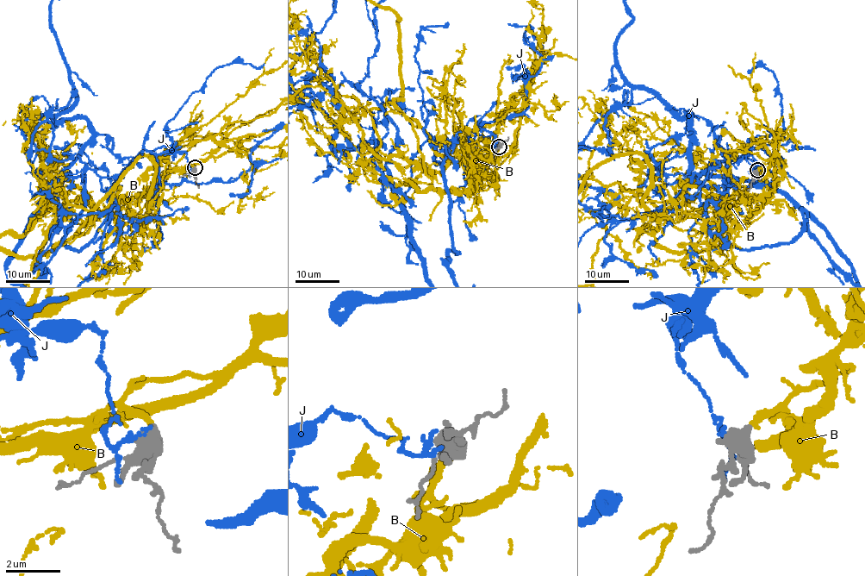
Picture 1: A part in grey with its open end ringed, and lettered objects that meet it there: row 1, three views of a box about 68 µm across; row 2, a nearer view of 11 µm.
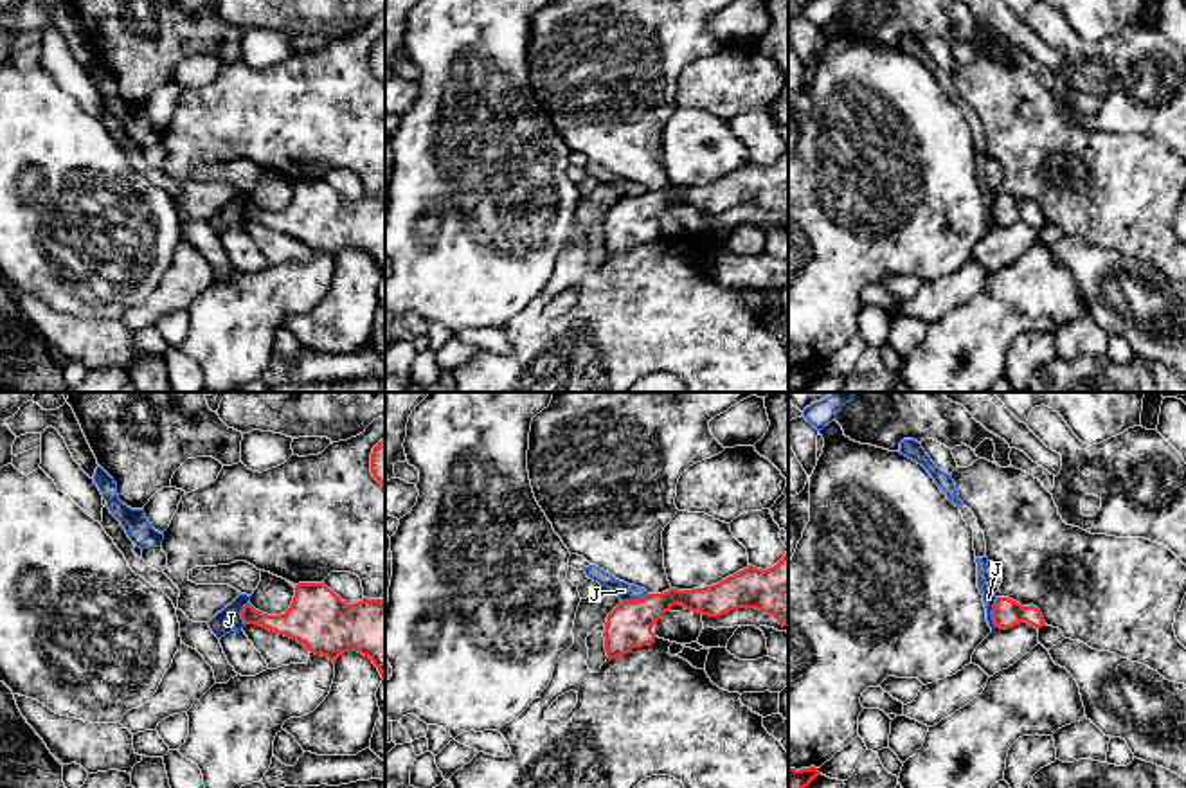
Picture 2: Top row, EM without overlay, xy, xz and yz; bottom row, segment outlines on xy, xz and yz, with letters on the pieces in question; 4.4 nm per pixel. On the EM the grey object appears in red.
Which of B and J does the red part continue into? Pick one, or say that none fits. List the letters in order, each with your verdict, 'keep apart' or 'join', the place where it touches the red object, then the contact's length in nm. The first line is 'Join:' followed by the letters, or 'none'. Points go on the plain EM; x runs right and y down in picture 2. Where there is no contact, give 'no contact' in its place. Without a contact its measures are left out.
Join: B
B: join; no contact
J: keep apart; contact yz (992, 209); length 140 nm

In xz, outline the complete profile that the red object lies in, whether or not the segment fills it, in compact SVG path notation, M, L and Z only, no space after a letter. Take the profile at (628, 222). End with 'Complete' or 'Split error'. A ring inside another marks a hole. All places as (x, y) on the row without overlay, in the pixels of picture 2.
M788 148L770 166L747 166L716 182L646 191L635 198L621 198L605 219L605 246L608 255L630 250L633 245L655 239L653 221L675 201L709 214L720 214L738 205L756 205L788 223Z. Complete

